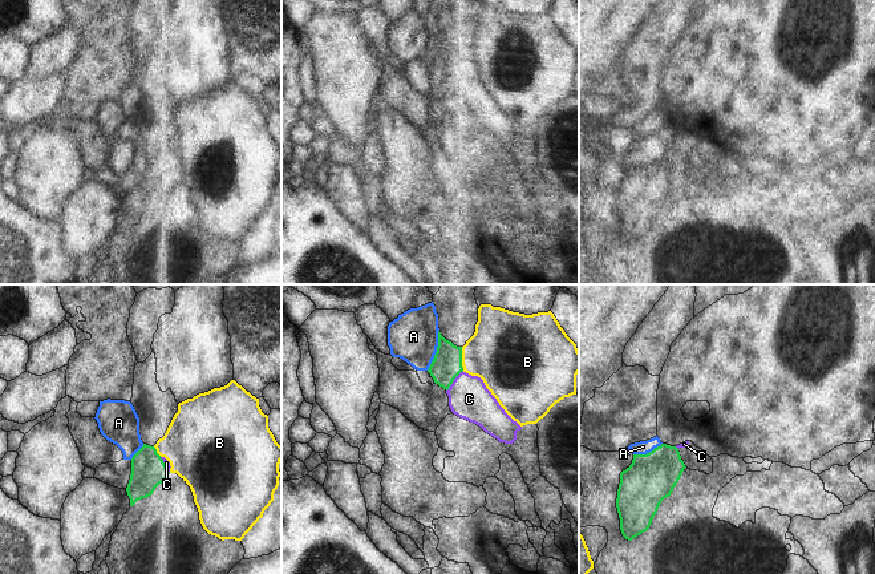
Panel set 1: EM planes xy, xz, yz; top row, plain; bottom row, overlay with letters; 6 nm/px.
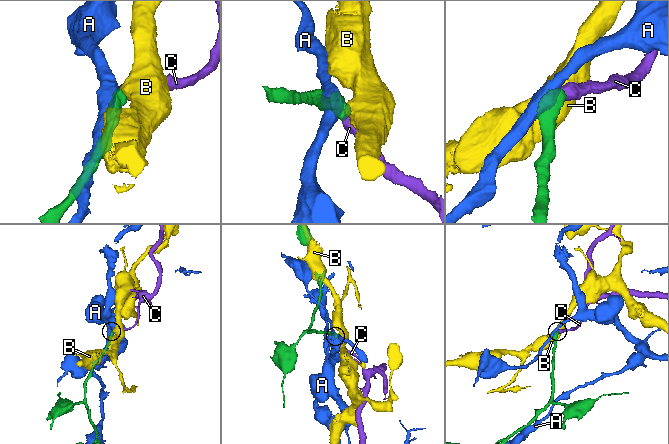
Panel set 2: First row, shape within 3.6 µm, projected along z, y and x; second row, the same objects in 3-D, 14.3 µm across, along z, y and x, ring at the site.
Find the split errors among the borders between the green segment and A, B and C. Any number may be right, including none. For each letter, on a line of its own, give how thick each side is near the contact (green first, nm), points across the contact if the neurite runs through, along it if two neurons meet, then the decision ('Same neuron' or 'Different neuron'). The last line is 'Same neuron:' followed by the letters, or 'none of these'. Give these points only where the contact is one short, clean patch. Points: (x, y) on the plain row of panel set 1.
A: Thickness 180 nm (green) against 300 nm. Different neuron
B: Thickness 180 nm (green) against 400 nm. Boundary: xz (461, 49), (461, 68), (464, 72). Different neuron
C: Thickness 180 nm (green) against 240 nm. Path across: xz (446, 68), (446, 73), (453, 83), (469, 101). Same neuron
Same neuron: C.

